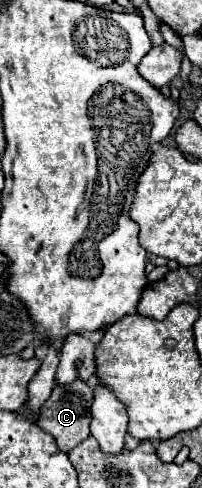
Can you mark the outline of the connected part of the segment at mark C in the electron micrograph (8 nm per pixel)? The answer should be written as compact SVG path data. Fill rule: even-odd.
M73 381L73 385L55 385L51 397L41 407L41 415L37 419L37 425L55 437L57 447L63 453L69 453L69 449L77 447L81 441L89 437L89 405L93 401L93 389L85 381Z

